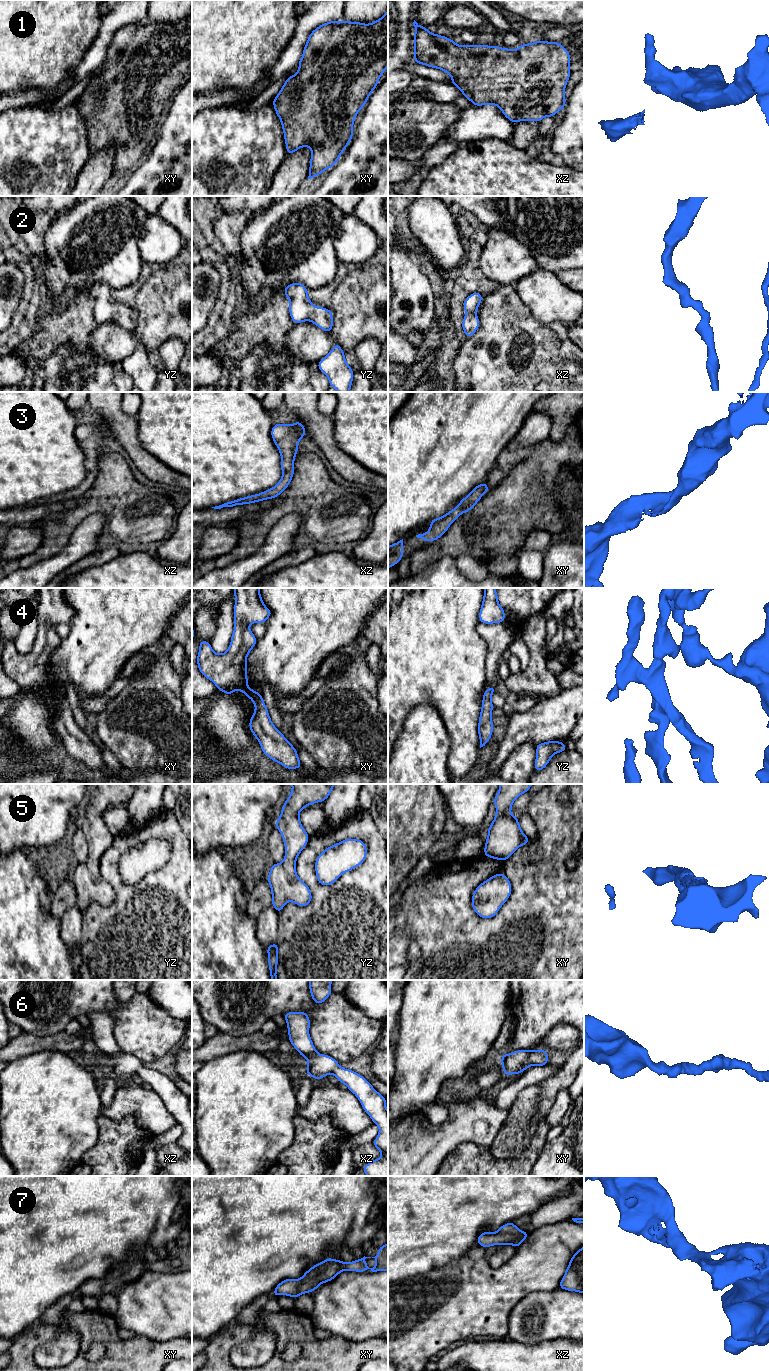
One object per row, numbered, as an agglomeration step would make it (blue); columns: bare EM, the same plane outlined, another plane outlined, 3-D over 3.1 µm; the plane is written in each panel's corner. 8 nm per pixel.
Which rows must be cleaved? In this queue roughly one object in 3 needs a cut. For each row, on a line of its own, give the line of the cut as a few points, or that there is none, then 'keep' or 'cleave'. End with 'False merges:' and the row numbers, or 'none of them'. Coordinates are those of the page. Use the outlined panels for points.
1: cut in xy along (297, 91), (294, 97); cleave
2: no cut; keep
3: no cut; keep
4: no cut; keep
5: no cut; keep
6: no cut; keep
7: no cut; keep
False merges: 1

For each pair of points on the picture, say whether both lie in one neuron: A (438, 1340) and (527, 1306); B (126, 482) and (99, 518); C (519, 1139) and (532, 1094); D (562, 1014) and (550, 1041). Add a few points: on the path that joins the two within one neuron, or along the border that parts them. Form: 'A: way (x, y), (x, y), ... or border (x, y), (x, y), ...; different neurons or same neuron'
A: border (525, 1295), (508, 1317), (506, 1334); different neurons
B: border (107, 515), (92, 513), (80, 523); different neurons
C: way (519, 1128), (522, 1113), (527, 1105); same neuron
D: border (573, 1025), (566, 1023), (556, 1024), (542, 1041); different neurons

